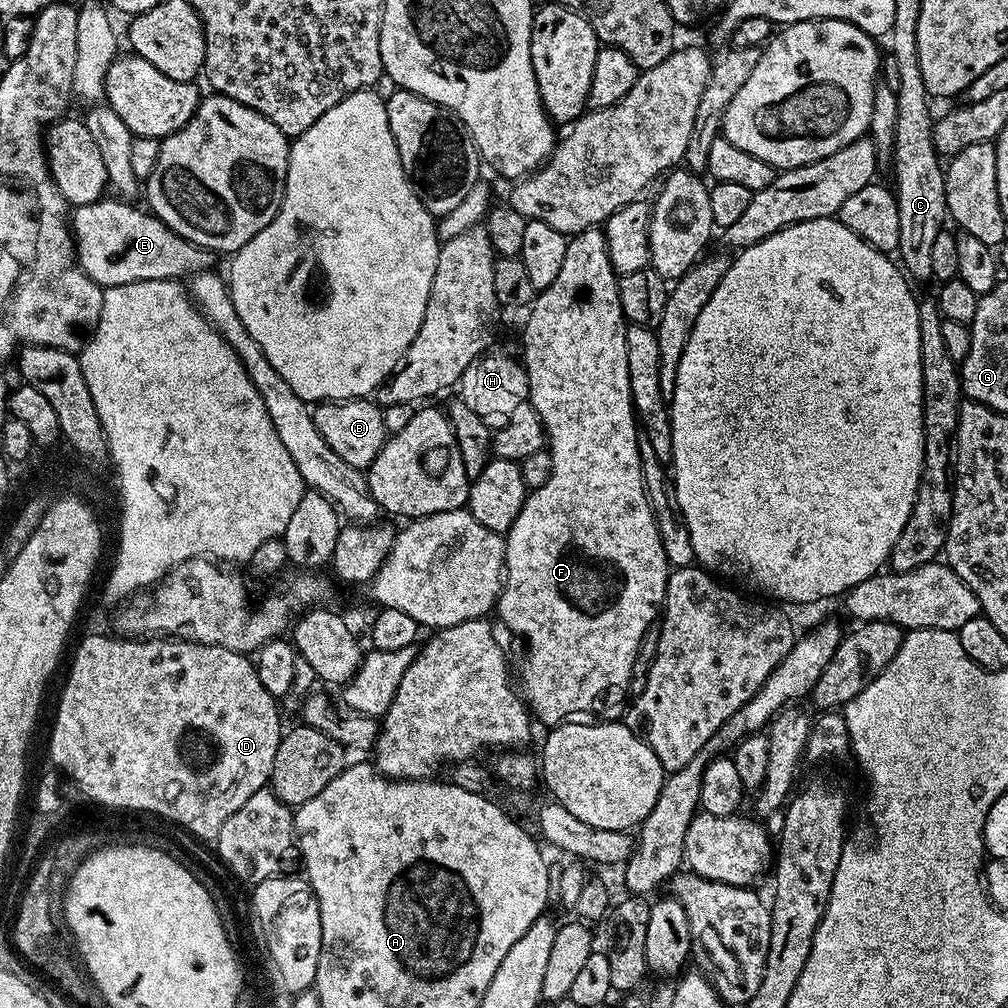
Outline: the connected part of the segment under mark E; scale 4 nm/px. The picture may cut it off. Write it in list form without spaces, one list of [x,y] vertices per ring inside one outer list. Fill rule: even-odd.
[[[101,198],[92,204],[81,204],[70,216],[80,269],[101,288],[113,288],[143,280],[191,278],[196,273],[207,272],[213,267],[214,254],[210,249],[182,238],[143,207],[135,208],[128,204],[132,202],[120,198],[108,199]]]

